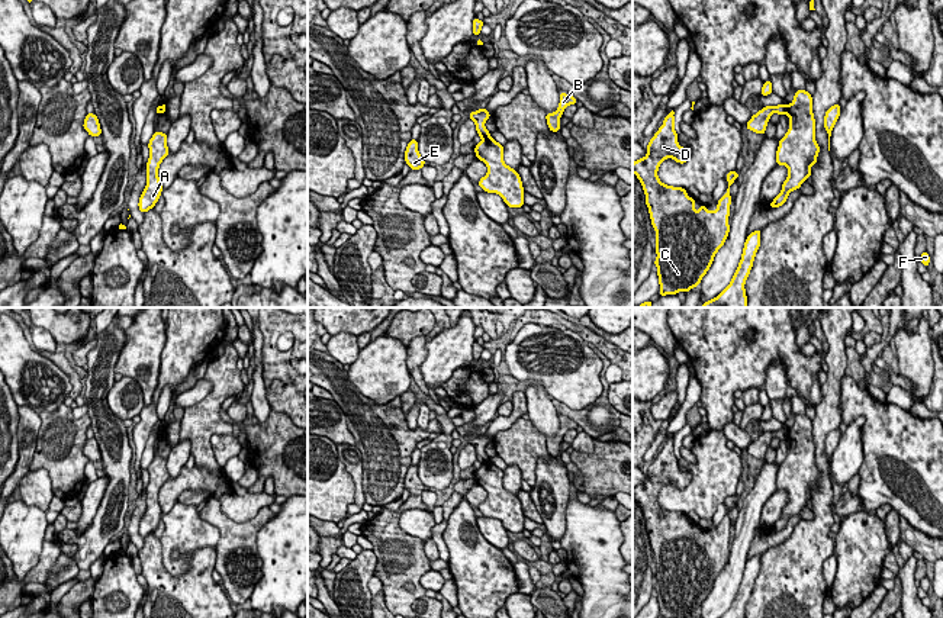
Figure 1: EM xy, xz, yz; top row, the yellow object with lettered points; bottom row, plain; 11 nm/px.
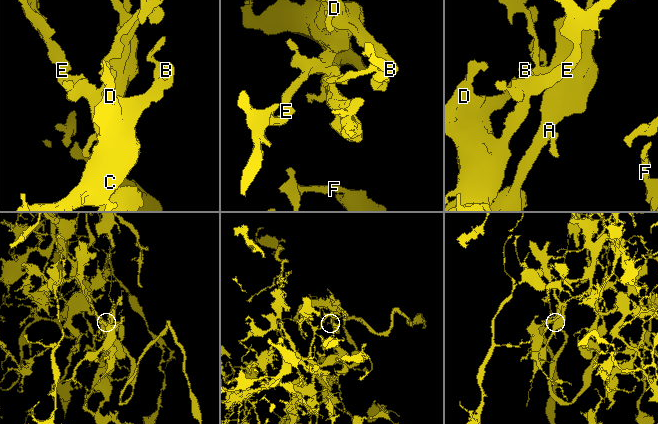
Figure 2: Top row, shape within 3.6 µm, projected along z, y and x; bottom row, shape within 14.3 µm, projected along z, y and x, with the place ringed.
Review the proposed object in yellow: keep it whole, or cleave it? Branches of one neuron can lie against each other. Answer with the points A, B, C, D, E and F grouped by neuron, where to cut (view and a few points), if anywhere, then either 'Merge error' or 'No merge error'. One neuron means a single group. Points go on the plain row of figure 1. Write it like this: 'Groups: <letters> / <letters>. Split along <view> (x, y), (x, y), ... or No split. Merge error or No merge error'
Groups: A / B C D E F. Split along xz (489, 460), (482, 463). Merge error

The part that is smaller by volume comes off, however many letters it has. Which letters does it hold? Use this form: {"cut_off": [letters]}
{"cut_off": ["A"]}

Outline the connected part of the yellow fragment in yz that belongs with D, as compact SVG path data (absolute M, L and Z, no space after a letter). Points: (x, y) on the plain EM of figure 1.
M672 435L647 469L647 480L633 487L656 556L659 618L686 618L699 611L728 561L730 511L740 500L737 496L727 498L728 514L717 535L702 530L696 537L696 524L689 522L686 514L662 508L657 496L666 483L685 489L691 482L691 474L678 467L673 440Z

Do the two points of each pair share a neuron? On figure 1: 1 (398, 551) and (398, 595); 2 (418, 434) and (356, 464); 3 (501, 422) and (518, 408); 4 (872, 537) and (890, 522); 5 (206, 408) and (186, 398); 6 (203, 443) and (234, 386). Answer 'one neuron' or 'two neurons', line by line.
1: one neuron
2: two neurons
3: one neuron
4: two neurons
5: two neurons
6: one neuron

